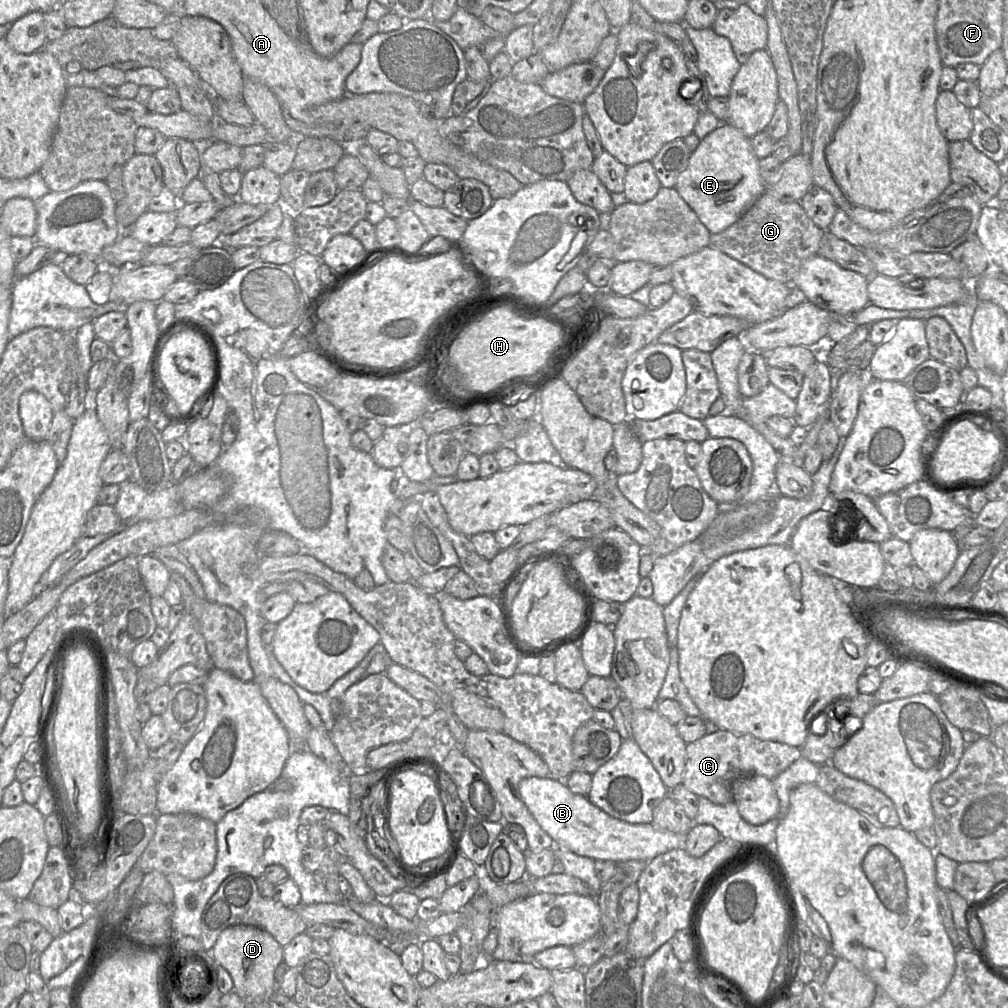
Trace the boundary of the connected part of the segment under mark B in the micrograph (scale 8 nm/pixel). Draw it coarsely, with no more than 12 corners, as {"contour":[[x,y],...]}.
{"contour":[[527,777],[521,799],[555,845],[651,861],[687,833],[614,818],[565,780]]}

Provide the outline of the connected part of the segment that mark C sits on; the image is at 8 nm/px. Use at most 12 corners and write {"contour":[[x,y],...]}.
{"contour":[[718,730],[686,745],[682,784],[722,805],[741,776],[773,780],[801,748]]}

